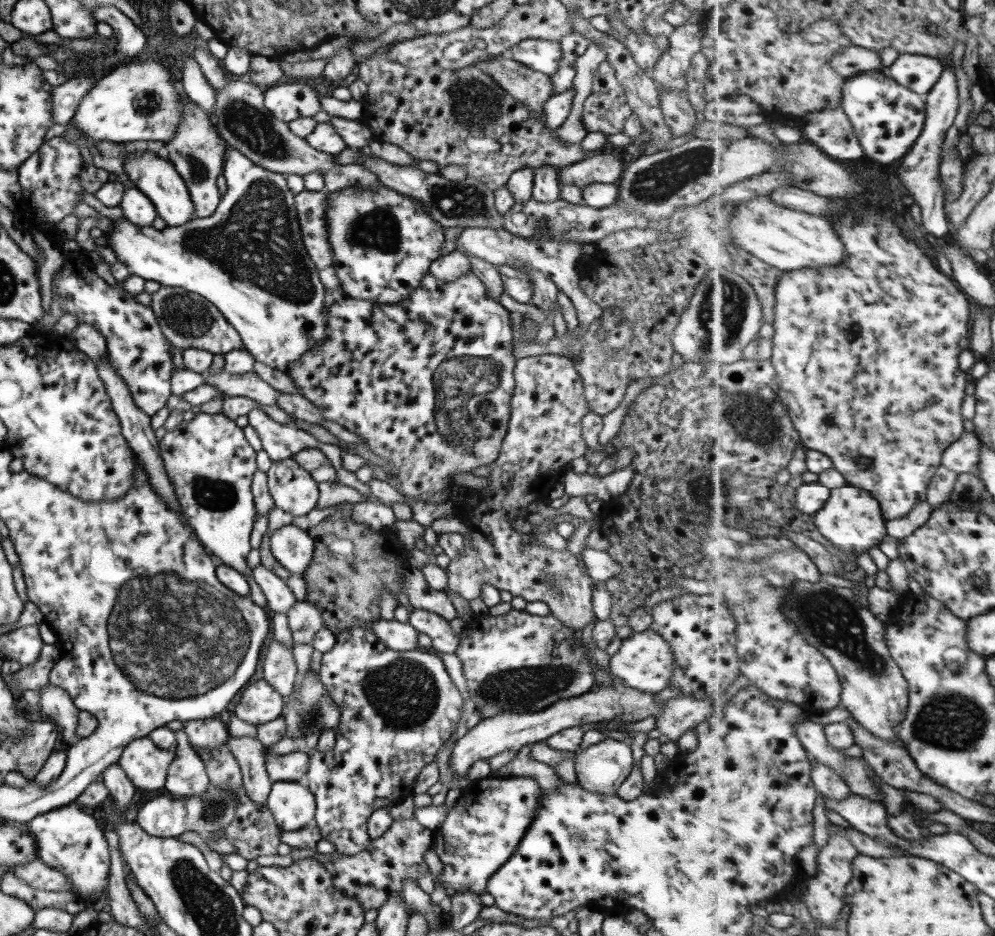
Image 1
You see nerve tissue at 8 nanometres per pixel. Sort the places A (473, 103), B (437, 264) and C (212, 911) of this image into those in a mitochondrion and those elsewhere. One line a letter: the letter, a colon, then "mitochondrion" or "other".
A: mitochondrion
B: other
C: mitochondrion

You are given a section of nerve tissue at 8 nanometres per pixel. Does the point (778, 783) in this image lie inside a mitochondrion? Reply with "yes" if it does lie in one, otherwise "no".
no

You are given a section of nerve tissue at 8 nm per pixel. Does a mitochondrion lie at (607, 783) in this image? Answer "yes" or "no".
no

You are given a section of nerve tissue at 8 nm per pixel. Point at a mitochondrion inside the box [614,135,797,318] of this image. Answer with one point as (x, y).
(657, 184)

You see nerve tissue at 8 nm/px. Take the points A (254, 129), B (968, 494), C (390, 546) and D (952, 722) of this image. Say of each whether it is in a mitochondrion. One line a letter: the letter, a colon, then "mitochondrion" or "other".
A: mitochondrion
B: mitochondrion
C: other
D: mitochondrion

